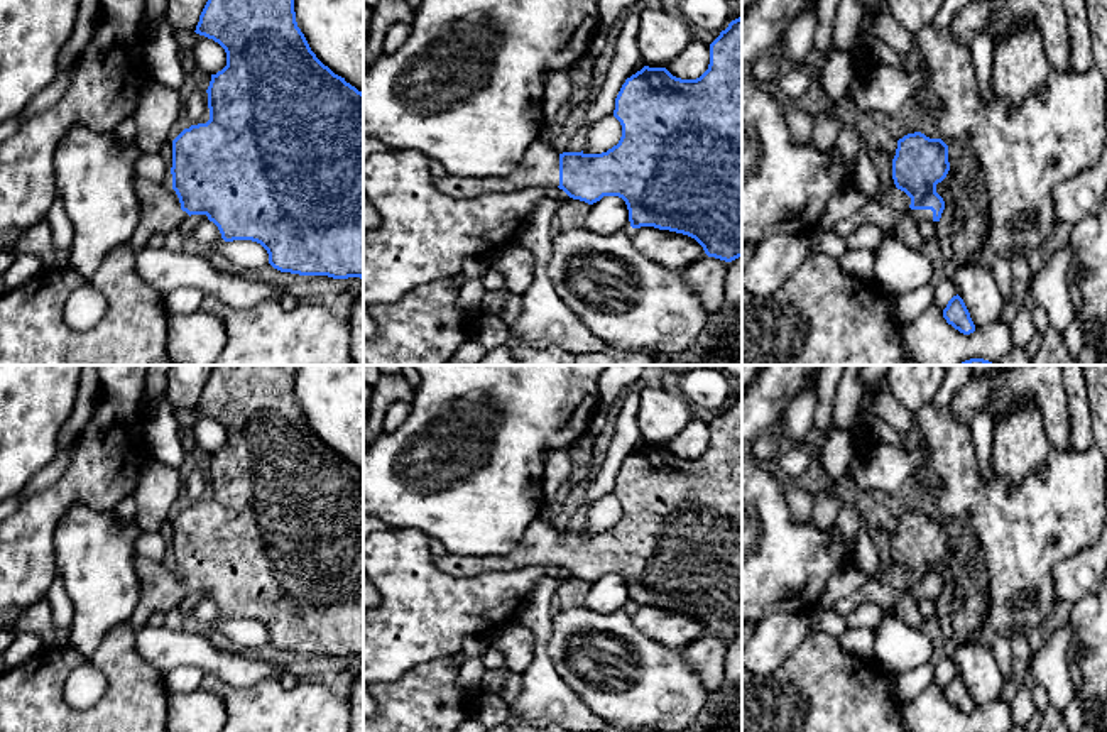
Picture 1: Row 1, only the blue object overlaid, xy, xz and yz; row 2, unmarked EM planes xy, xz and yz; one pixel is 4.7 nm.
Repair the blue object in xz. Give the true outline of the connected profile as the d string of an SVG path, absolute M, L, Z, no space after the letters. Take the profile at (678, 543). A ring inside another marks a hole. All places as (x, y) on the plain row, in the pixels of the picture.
M742 394L728 402L710 423L708 448L696 458L681 458L666 446L644 445L622 463L613 495L622 504L617 524L602 533L556 531L537 519L521 543L505 556L433 556L441 571L455 576L475 576L485 571L515 571L532 565L559 566L570 576L593 583L603 575L619 575L629 588L632 607L654 605L695 617L708 636L732 641L742 636Z

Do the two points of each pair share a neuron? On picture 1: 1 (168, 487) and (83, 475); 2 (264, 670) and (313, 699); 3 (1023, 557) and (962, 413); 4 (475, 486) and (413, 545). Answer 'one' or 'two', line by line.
1: two
2: two
3: two
4: two

